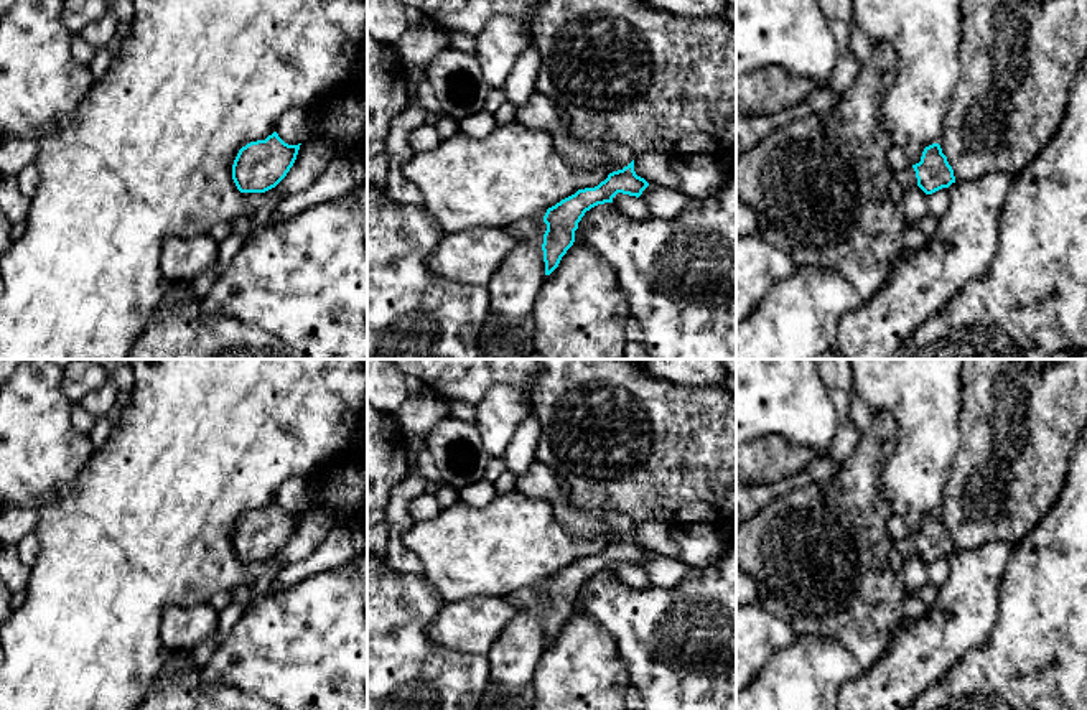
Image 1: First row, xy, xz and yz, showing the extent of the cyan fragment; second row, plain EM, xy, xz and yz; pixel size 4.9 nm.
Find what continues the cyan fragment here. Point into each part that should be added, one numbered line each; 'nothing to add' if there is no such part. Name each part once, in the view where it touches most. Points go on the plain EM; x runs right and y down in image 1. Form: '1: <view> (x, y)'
1: xz (539, 481)

